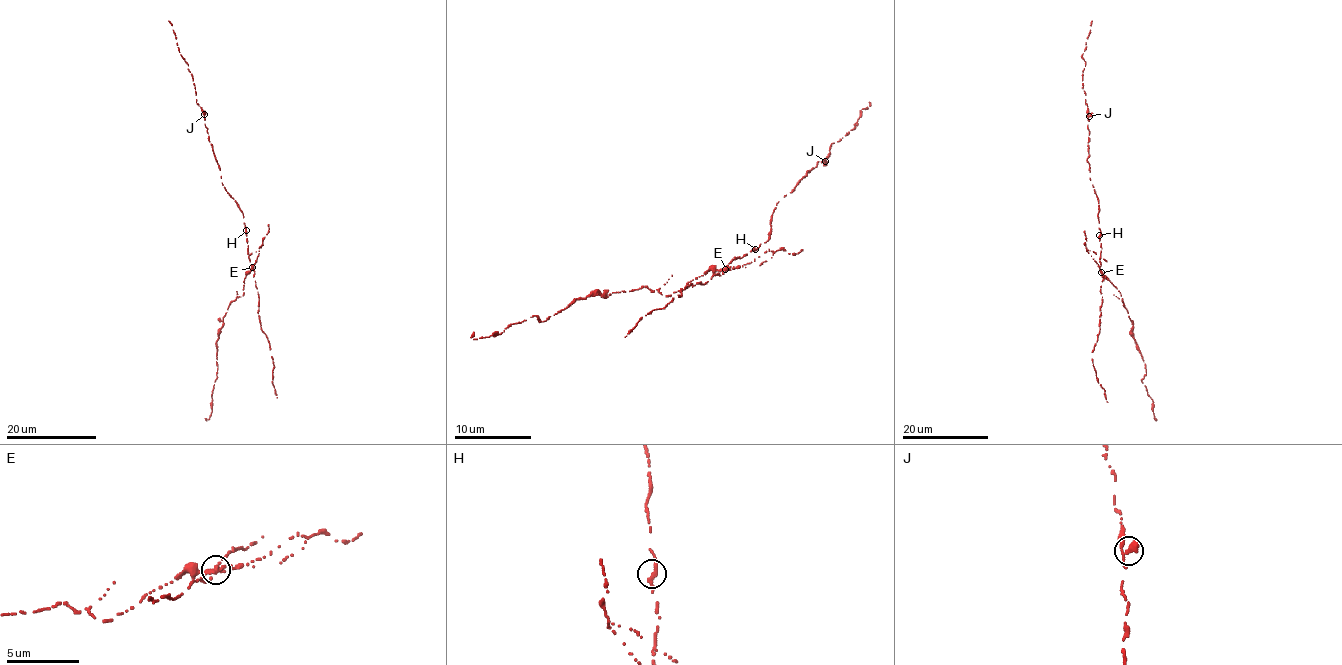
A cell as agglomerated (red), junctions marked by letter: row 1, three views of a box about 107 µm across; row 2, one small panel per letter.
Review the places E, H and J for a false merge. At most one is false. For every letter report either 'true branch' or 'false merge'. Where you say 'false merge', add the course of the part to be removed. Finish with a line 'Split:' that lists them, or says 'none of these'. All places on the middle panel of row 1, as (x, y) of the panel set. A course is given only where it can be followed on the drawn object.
E: false merge; foreign part runs (726, 269), (710, 270), (670, 294), (640, 288), (586, 296), (540, 321), (534, 316), (476, 339), (474, 331)
H: true branch
J: true branch
Split: E

